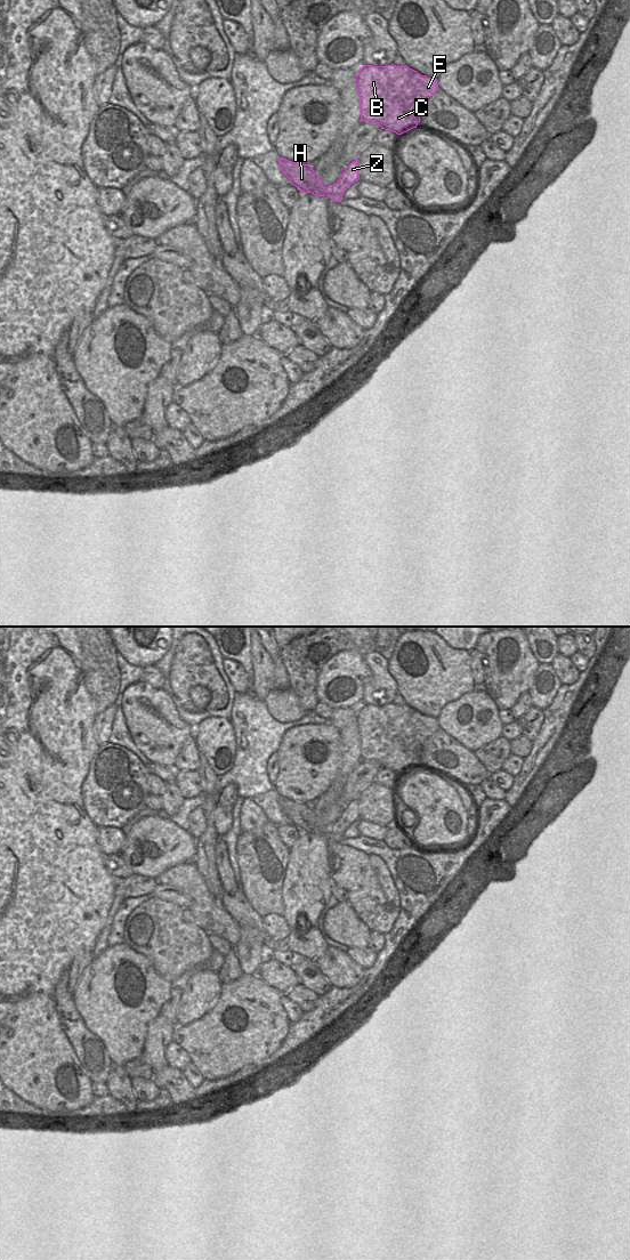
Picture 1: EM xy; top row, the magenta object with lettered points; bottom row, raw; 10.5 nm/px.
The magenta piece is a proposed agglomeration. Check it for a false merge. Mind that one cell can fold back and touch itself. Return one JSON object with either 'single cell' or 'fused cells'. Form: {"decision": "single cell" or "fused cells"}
{"decision": "single cell"}

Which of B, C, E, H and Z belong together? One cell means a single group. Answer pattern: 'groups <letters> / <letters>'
groups B C E H Z

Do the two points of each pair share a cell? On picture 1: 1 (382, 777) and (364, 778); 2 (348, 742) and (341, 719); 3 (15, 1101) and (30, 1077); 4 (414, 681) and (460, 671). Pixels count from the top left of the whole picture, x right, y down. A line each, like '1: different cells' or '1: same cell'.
1: different cells
2: different cells
3: different cells
4: same cell

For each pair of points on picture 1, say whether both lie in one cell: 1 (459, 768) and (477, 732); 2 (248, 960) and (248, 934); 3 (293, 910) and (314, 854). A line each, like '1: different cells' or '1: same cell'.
1: different cells
2: same cell
3: same cell

